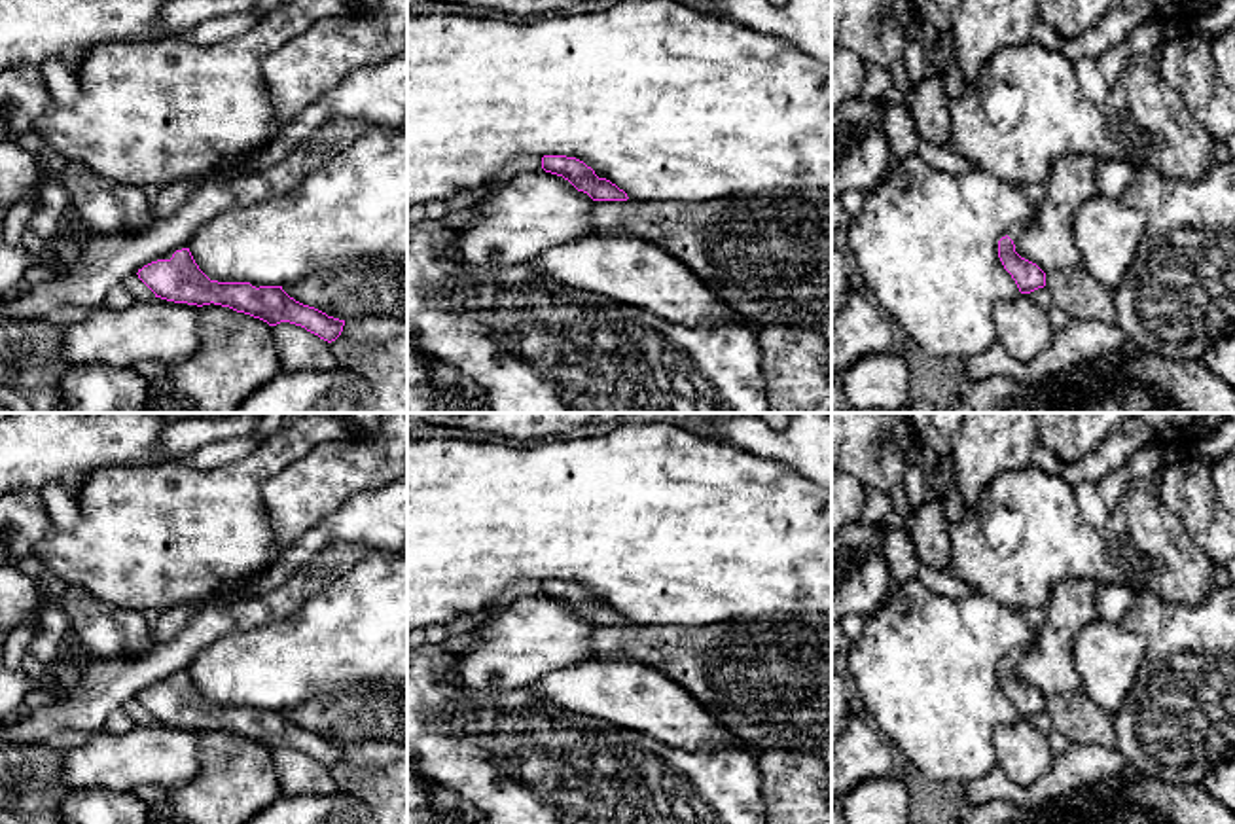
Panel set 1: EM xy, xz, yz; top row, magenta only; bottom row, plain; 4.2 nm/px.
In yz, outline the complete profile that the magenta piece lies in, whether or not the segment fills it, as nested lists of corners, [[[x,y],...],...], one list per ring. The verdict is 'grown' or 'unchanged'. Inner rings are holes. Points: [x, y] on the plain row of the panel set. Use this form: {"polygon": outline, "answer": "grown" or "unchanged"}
{"polygon": [[[1025,644],[1008,654],[1008,659],[998,665],[998,682],[1004,693],[1011,699],[1021,718],[1030,718],[1046,710],[1046,697],[1032,686],[1021,682],[1015,676],[1013,665],[1030,650],[1030,644]]], "answer": "grown"}

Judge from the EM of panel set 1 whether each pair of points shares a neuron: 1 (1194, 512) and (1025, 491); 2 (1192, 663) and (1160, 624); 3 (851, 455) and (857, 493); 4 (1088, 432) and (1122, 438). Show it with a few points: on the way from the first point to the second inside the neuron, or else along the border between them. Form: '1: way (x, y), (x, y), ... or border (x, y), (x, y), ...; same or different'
1: border (1152, 483), (1158, 499), (1196, 544); different
2: way (1182, 656), (1181, 644), (1169, 633); same
3: border (851, 476), (870, 489); different
4: border (1112, 432), (1073, 463); different

